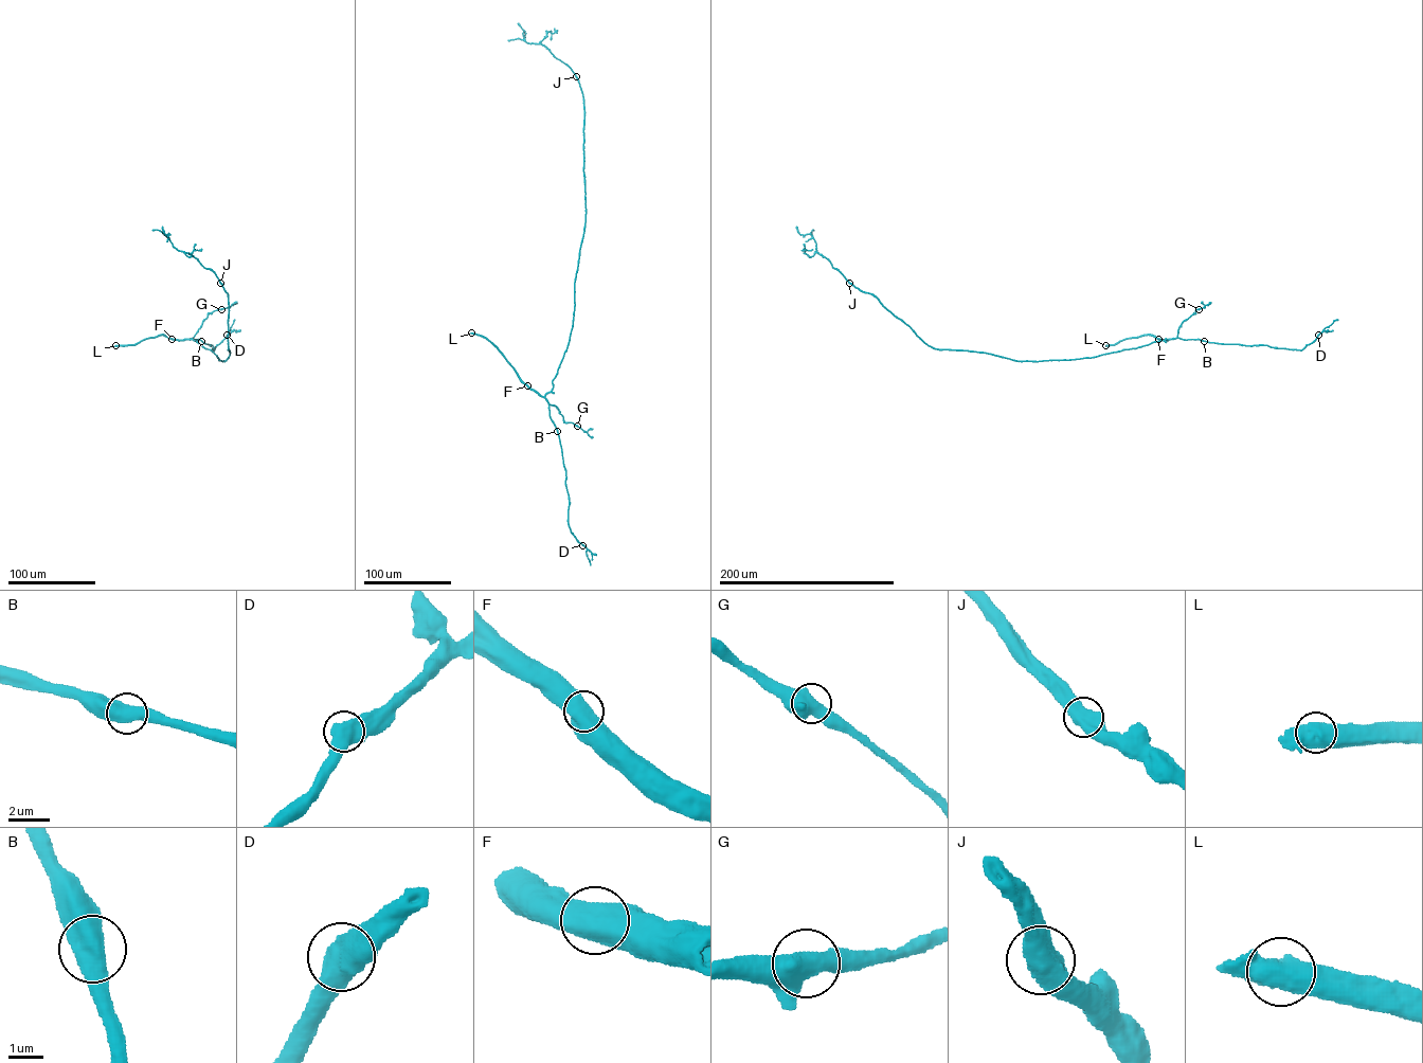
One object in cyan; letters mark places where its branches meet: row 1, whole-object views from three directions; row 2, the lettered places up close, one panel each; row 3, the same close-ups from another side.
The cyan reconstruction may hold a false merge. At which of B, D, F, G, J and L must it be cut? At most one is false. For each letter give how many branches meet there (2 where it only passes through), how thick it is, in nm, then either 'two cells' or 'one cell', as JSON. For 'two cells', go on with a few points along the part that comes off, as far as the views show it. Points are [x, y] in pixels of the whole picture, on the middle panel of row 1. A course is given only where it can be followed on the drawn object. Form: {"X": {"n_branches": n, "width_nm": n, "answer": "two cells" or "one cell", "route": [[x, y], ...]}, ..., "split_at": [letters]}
{"B": {"n_branches": 2, "width_nm": 650, "answer": "one cell"}, "D": {"n_branches": 2, "width_nm": 700, "answer": "one cell"}, "F": {"n_branches": 2, "width_nm": 750, "answer": "one cell"}, "G": {"n_branches": 2, "width_nm": 650, "answer": "one cell"}, "J": {"n_branches": 2, "width_nm": 750, "answer": "one cell"}, "L": {"n_branches": 2, "width_nm": 800, "answer": "one cell"}, "split_at": []}

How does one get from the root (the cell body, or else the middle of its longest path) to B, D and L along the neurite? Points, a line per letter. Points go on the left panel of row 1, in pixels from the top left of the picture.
B: (220, 360), (197, 341), (188, 339), (201, 341)
D: (220, 360), (197, 341), (188, 339), (199, 339), (212, 345), (214, 350), (227, 335)
L: (220, 360), (197, 341), (173, 340), (163, 335), (133, 344), (116, 345)

